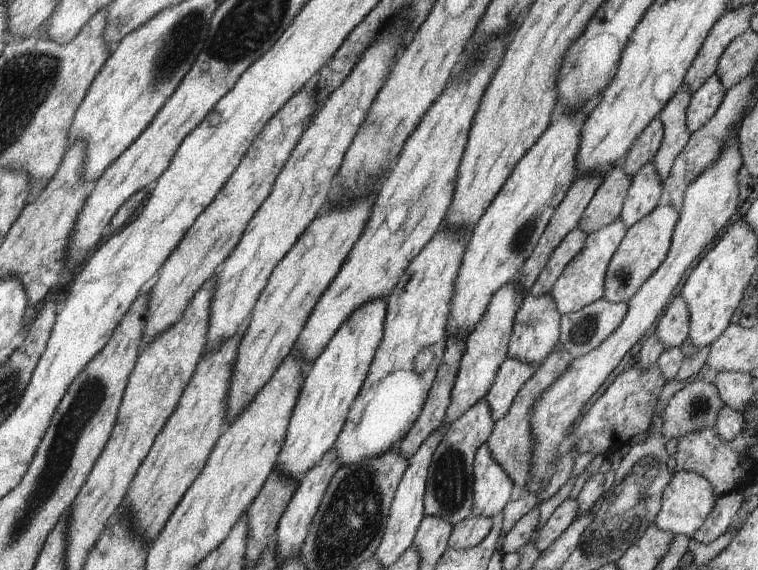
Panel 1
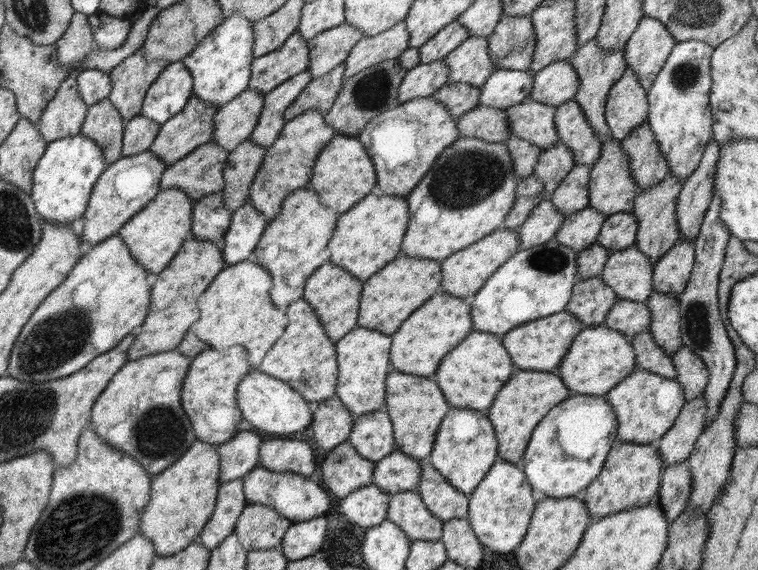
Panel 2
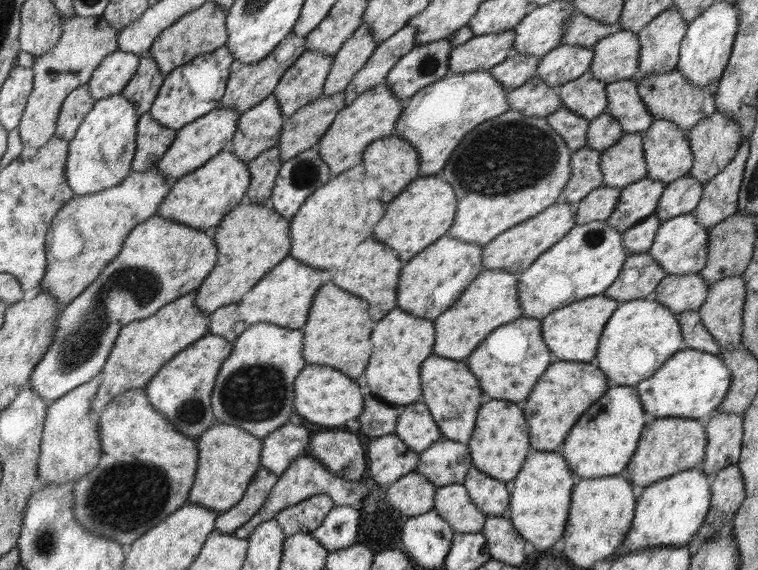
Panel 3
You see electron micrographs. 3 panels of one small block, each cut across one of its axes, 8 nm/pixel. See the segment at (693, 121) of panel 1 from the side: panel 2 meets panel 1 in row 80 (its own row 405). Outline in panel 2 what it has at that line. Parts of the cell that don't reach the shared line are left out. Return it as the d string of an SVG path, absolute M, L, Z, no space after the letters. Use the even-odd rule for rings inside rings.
M715 194L710 207L703 218L700 234L693 240L695 244L695 261L688 279L686 288L680 294L678 312L682 313L679 318L678 332L682 336L682 345L699 356L709 370L709 381L703 392L706 399L706 422L710 424L719 413L722 399L730 388L730 381L735 371L736 359L734 345L730 341L726 327L721 319L719 298L719 276L725 259L725 248L732 236L727 226L720 220L722 210L722 197Z

